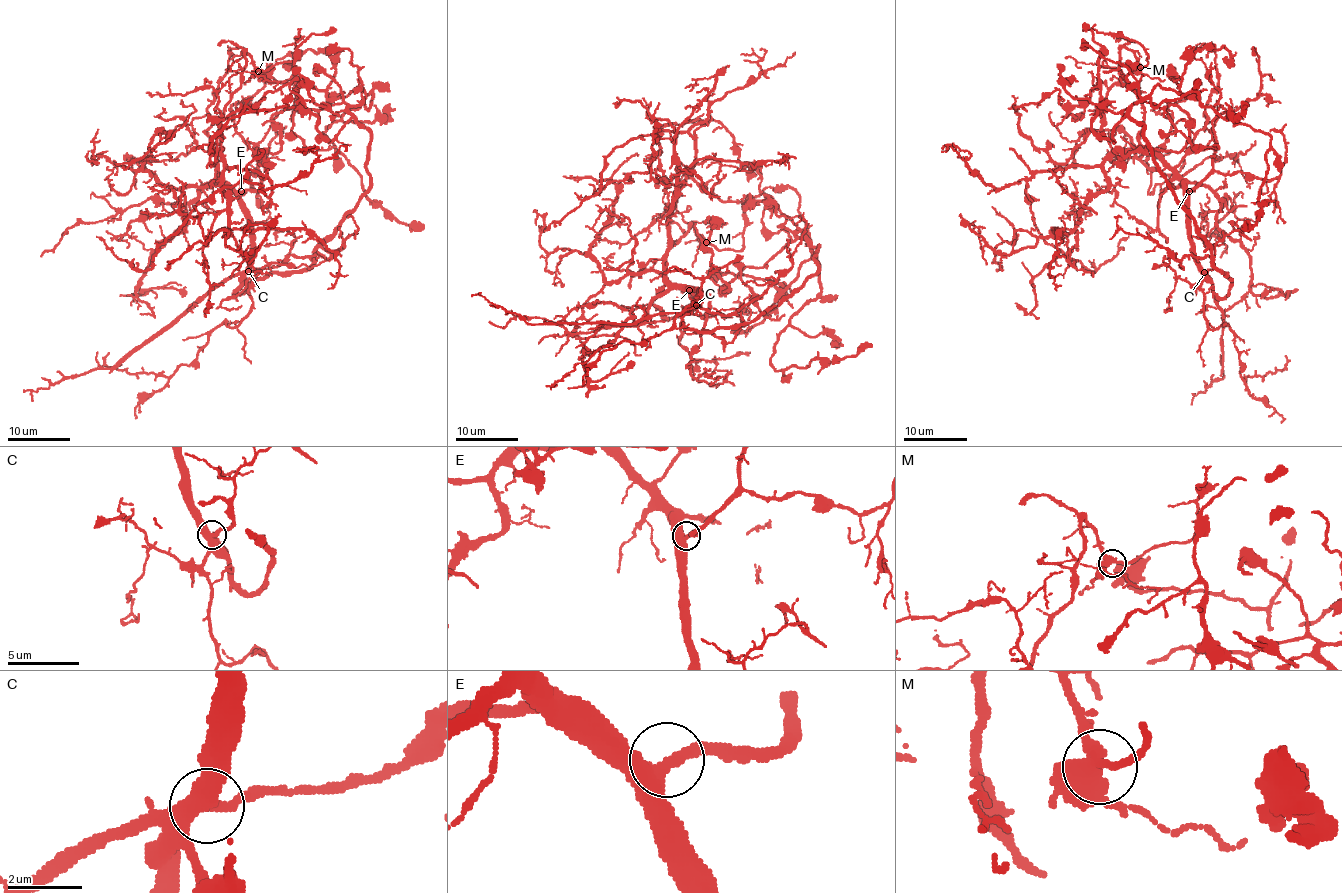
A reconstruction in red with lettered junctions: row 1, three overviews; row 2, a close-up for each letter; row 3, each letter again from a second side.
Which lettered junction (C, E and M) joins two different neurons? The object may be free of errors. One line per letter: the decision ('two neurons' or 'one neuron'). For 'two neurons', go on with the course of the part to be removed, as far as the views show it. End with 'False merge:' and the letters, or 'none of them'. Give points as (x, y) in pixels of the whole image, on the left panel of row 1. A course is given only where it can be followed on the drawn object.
C: one neuron
E: one neuron
M: one neuron
False merge: none of them

